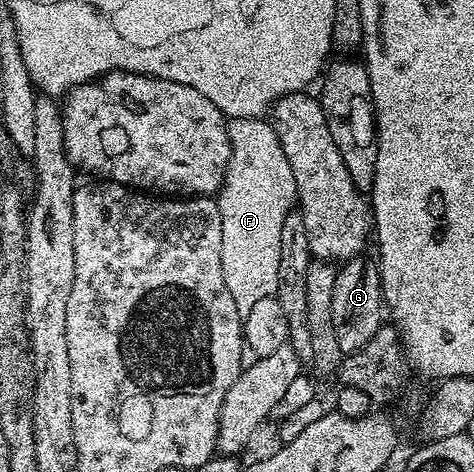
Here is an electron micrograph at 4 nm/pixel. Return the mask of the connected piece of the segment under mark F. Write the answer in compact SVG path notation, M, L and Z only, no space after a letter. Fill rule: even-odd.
M266 118L228 119L227 132L231 152L223 186L217 192L222 217L221 273L225 277L225 289L229 289L237 309L245 313L258 300L274 296L277 289L277 265L281 265L281 225L285 225L285 217L292 214L297 196L293 169L289 169L285 149L274 126Z

